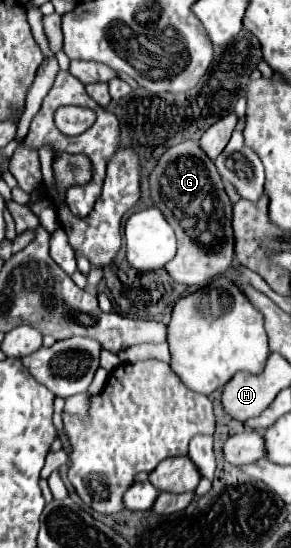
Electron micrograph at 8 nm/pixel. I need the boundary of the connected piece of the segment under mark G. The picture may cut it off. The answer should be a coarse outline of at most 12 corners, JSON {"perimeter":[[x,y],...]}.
{"perimeter":[[195,141],[149,175],[177,235],[165,265],[187,287],[235,261],[233,205]]}

